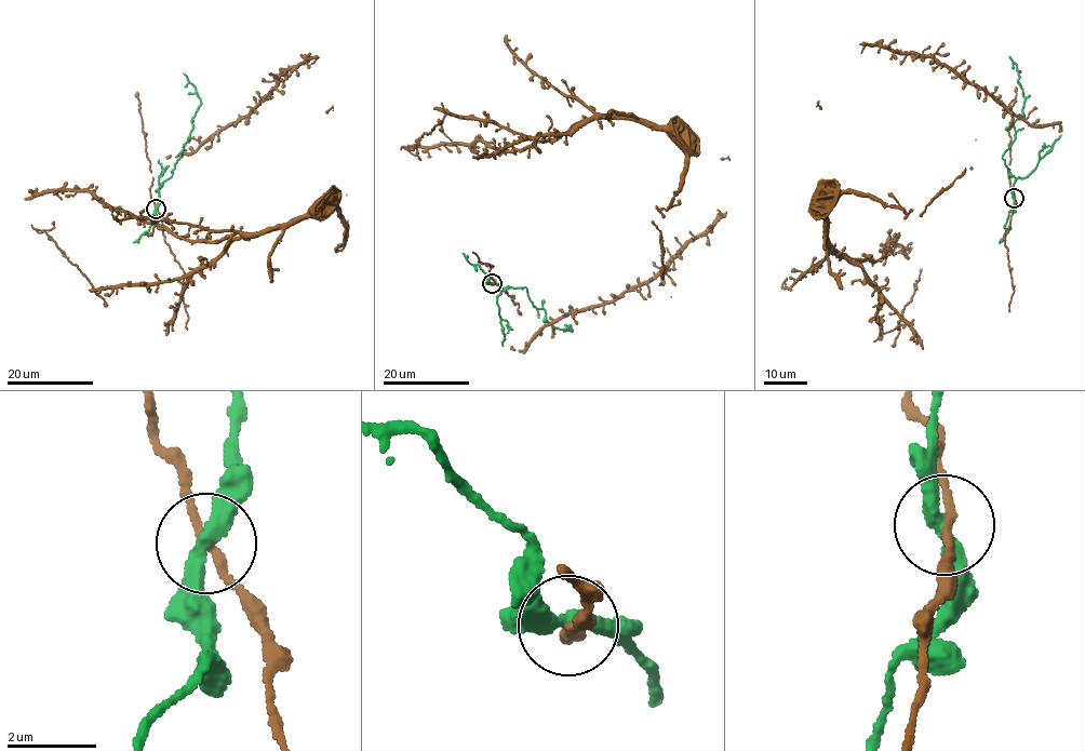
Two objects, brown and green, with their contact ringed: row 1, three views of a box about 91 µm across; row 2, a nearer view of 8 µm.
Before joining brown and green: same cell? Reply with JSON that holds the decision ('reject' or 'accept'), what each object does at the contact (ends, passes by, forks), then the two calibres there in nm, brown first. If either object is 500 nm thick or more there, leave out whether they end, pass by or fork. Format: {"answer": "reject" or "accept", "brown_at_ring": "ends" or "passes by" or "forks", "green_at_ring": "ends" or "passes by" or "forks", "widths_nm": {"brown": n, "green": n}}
{"answer": "reject", "brown_at_ring": "passes by", "green_at_ring": "passes by", "widths_nm": {"brown": 180, "green": 360}}

